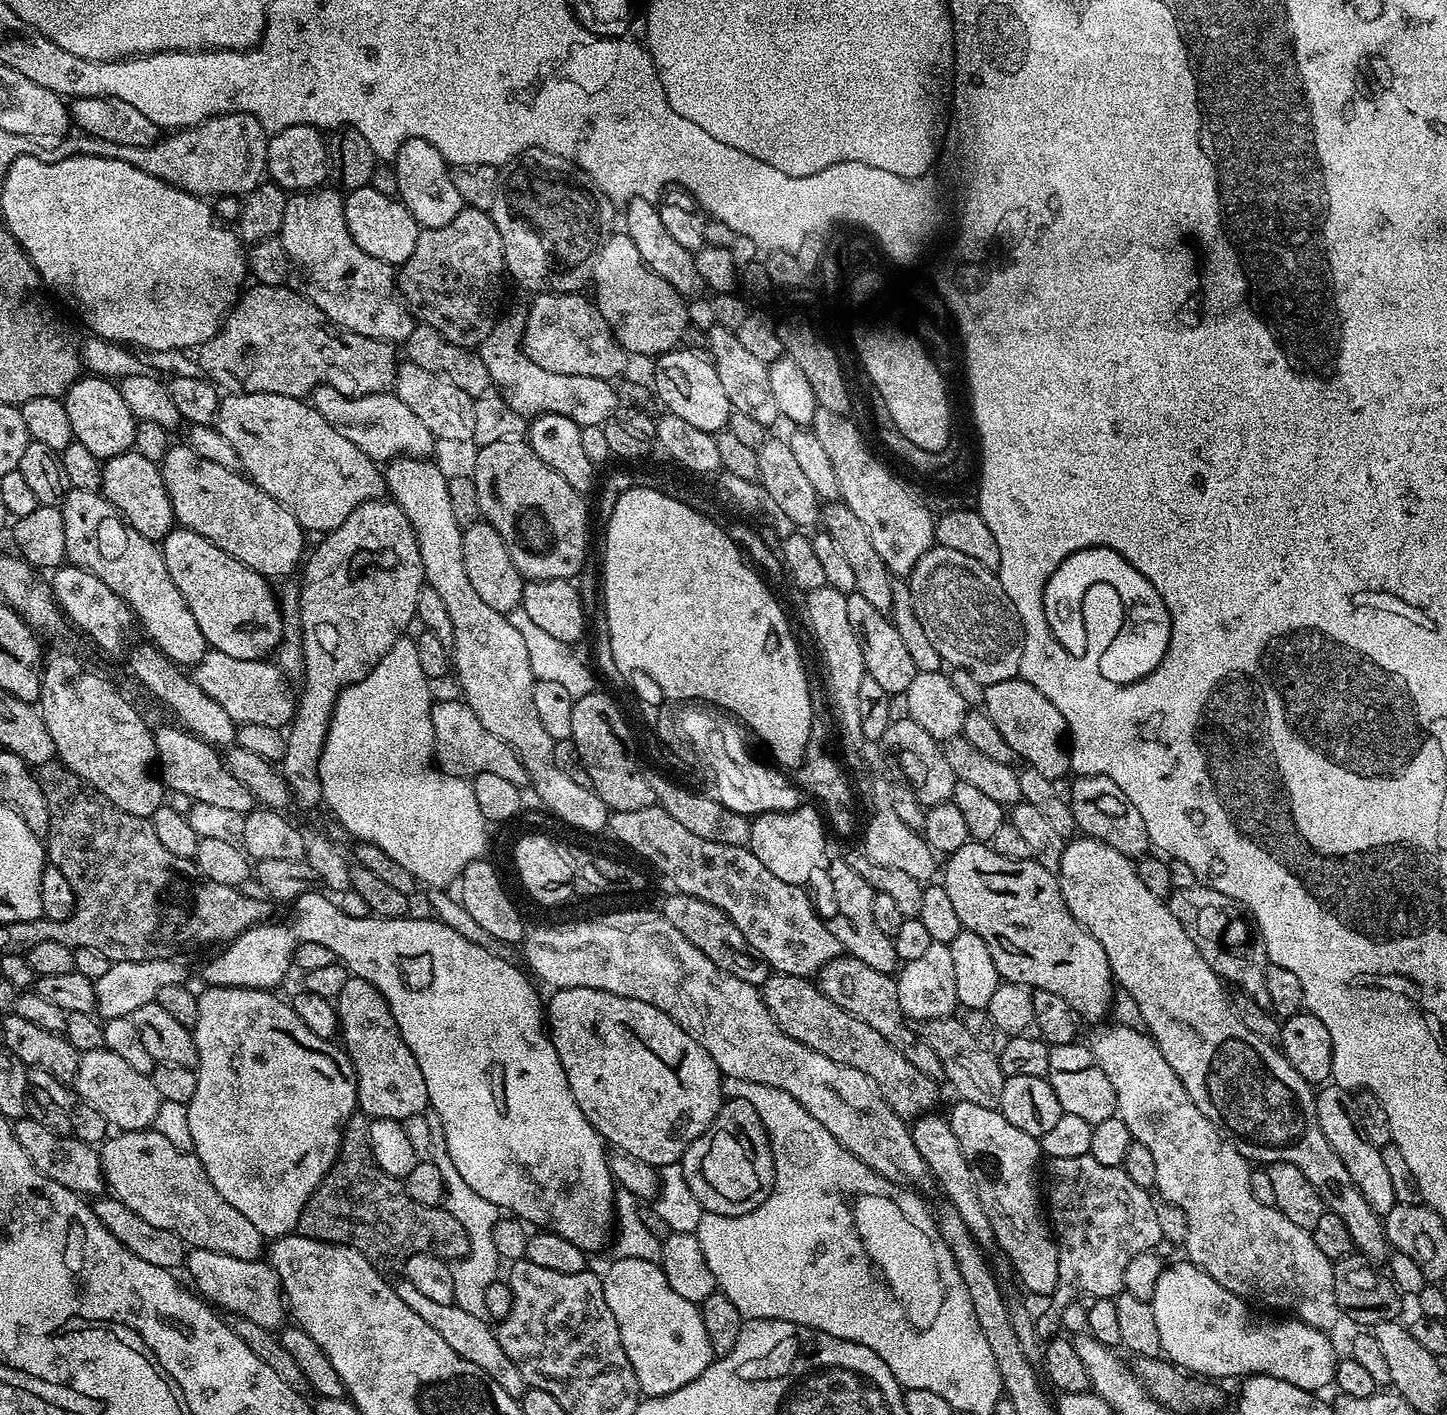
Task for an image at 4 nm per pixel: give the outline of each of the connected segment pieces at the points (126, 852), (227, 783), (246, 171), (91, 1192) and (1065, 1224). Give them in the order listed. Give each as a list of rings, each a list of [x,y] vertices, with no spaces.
[[[60,760],[39,765],[35,774],[46,798],[46,810],[50,810],[46,860],[60,871],[61,878],[68,883],[76,899],[72,913],[65,920],[41,918],[35,921],[37,941],[61,943],[73,950],[89,948],[113,964],[176,960],[183,952],[192,952],[203,944],[223,945],[238,938],[238,934],[247,928],[269,919],[267,899],[259,895],[247,896],[244,890],[222,886],[222,882],[210,882],[210,878],[198,870],[195,859],[179,857],[162,846],[151,819],[128,814],[112,805],[102,793],[71,772]]]
[[[157,727],[154,732],[155,763],[158,765],[158,776],[163,787],[169,793],[186,794],[191,802],[204,802],[243,813],[246,808],[244,806],[244,800],[246,801],[244,787],[242,782],[238,782],[238,778],[234,778],[234,774],[230,774],[230,770],[224,764],[223,755],[213,745],[184,731],[183,728],[171,727],[160,729]]]
[[[231,112],[225,116],[212,116],[192,128],[181,128],[157,140],[154,146],[114,146],[114,142],[102,142],[83,134],[63,137],[64,156],[93,156],[114,158],[154,174],[162,182],[186,190],[195,196],[237,196],[243,198],[254,191],[265,179],[268,167],[269,133],[253,116]]]
[[[21,1118],[15,1121],[14,1127],[18,1146],[22,1146],[22,1150],[26,1150],[26,1154],[30,1154],[30,1162],[34,1162],[37,1172],[46,1174],[48,1180],[58,1182],[85,1198],[105,1195],[106,1185],[100,1153],[93,1145],[84,1144],[71,1134],[59,1136],[54,1129],[47,1128],[42,1121],[28,1119]]]
[[[1091,1153],[1050,1158],[1047,1164],[1046,1178],[1051,1184],[1046,1190],[1046,1208],[1058,1248],[1058,1284],[1051,1299],[1066,1300],[1082,1294],[1093,1299],[1113,1299],[1124,1289],[1126,1265],[1130,1259],[1135,1254],[1155,1249],[1156,1244],[1163,1241],[1154,1209],[1155,1199],[1147,1189],[1135,1185],[1123,1167],[1104,1166]]]

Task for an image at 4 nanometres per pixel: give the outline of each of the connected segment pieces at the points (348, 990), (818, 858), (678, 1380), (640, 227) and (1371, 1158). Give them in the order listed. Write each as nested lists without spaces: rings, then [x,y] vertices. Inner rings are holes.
[[[349,975],[334,1003],[340,1023],[338,1040],[356,1071],[359,1111],[372,1120],[390,1118],[401,1122],[421,1115],[429,1107],[426,1078],[422,1078],[422,1070],[418,1070],[418,1062],[414,1062],[414,1054],[410,1054],[410,1046],[398,1030],[386,998],[370,982]]]
[[[801,806],[789,812],[762,813],[752,820],[748,847],[756,855],[758,862],[762,862],[762,866],[766,866],[766,870],[770,870],[774,878],[782,878],[782,882],[807,885],[807,880],[819,870],[820,863],[821,868],[825,863],[826,820],[815,807],[812,808]]]
[[[622,1257],[602,1272],[606,1306],[618,1322],[622,1346],[630,1366],[638,1378],[645,1397],[665,1396],[698,1378],[714,1357],[706,1326],[702,1326],[699,1307],[678,1293],[666,1282],[659,1263],[642,1258]]]
[[[648,198],[629,199],[627,204],[628,209],[622,212],[622,220],[624,216],[624,228],[622,228],[622,232],[623,235],[630,238],[630,242],[634,242],[638,254],[642,257],[642,262],[646,262],[646,266],[650,266],[650,270],[654,270],[654,274],[658,274],[658,278],[662,278],[662,282],[670,282],[670,286],[674,286],[674,290],[678,295],[685,298],[703,297],[706,289],[702,282],[702,274],[698,274],[696,253],[686,250],[686,246],[679,245],[677,240],[666,231],[666,226],[662,223],[662,217],[658,215],[657,205]]]
[[[1329,1086],[1315,1093],[1316,1113],[1318,1114],[1318,1126],[1322,1126],[1322,1134],[1326,1134],[1326,1142],[1334,1146],[1334,1154],[1342,1158],[1342,1166],[1350,1170],[1350,1178],[1354,1186],[1366,1198],[1368,1205],[1381,1217],[1385,1216],[1392,1207],[1397,1204],[1393,1183],[1390,1182],[1389,1171],[1382,1162],[1382,1154],[1379,1147],[1368,1141],[1366,1133],[1360,1129],[1360,1108],[1351,1091],[1346,1088]]]

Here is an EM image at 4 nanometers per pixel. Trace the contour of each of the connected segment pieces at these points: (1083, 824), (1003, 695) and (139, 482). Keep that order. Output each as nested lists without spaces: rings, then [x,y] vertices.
[[[1076,776],[1072,780],[1072,813],[1077,829],[1083,835],[1094,838],[1098,842],[1106,842],[1106,846],[1114,846],[1118,854],[1129,858],[1149,855],[1152,839],[1146,830],[1146,822],[1142,814],[1134,807],[1134,802],[1122,794],[1115,782],[1105,776]]]
[[[1007,680],[1006,682],[994,682],[983,689],[983,711],[998,726],[998,734],[1014,746],[1017,757],[1027,767],[1040,771],[1045,778],[1051,780],[1063,780],[1069,775],[1072,766],[1069,745],[1066,743],[1068,736],[1068,724],[1058,711],[1058,706],[1042,694],[1030,682],[1021,680]]]
[[[135,450],[123,452],[103,461],[100,492],[111,502],[125,522],[134,526],[142,538],[163,542],[174,527],[176,515],[170,506],[170,494],[166,494],[166,482],[160,473],[159,464],[142,458]]]

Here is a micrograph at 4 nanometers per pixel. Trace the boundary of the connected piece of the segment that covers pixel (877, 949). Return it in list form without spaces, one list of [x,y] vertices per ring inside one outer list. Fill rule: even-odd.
[[[840,858],[832,865],[829,863],[828,884],[832,887],[832,904],[836,907],[836,913],[833,914],[832,920],[827,921],[830,934],[838,938],[841,949],[847,955],[858,958],[858,962],[866,962],[866,966],[872,967],[873,970],[882,970],[889,974],[895,973],[898,968],[896,951],[892,937],[882,934],[882,929],[874,923],[874,892],[854,870],[850,870],[847,859]]]

